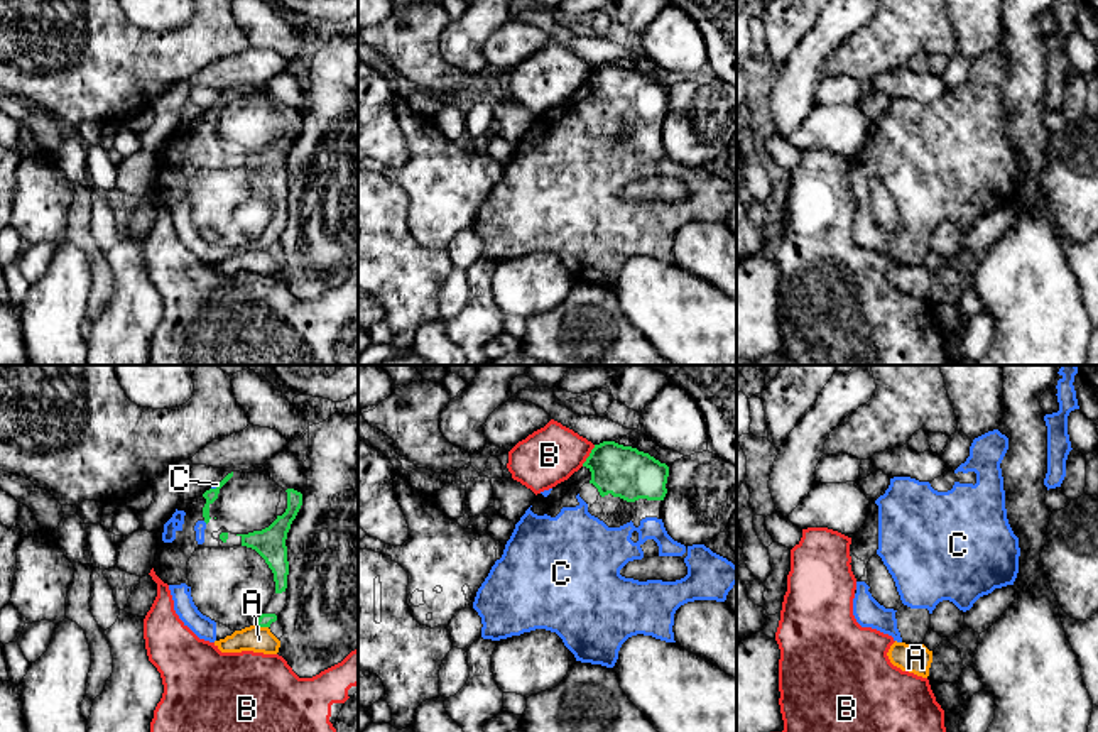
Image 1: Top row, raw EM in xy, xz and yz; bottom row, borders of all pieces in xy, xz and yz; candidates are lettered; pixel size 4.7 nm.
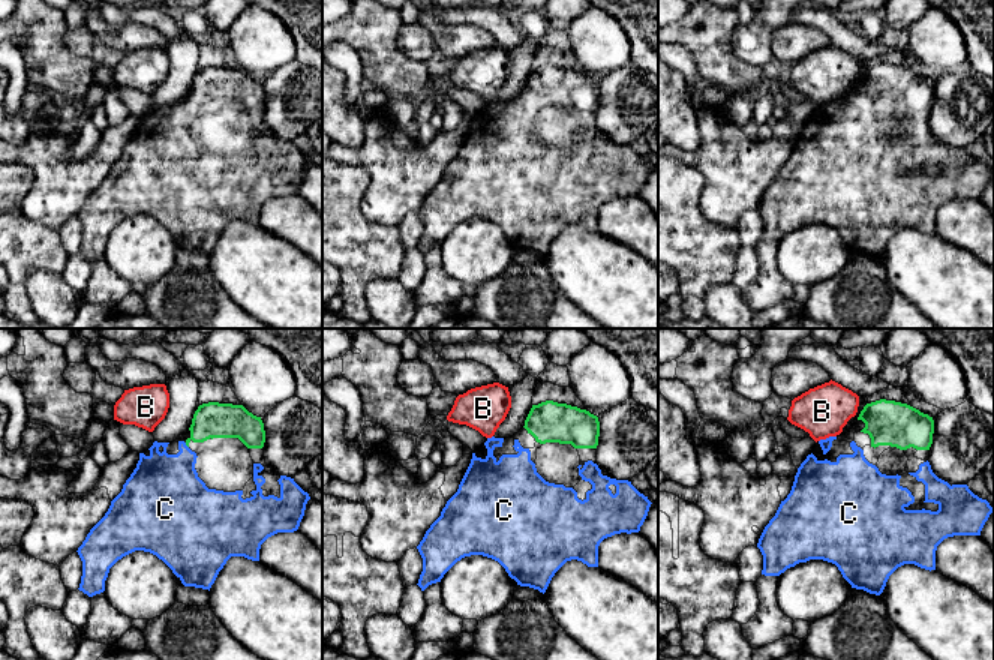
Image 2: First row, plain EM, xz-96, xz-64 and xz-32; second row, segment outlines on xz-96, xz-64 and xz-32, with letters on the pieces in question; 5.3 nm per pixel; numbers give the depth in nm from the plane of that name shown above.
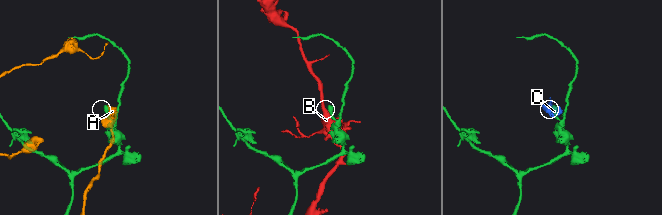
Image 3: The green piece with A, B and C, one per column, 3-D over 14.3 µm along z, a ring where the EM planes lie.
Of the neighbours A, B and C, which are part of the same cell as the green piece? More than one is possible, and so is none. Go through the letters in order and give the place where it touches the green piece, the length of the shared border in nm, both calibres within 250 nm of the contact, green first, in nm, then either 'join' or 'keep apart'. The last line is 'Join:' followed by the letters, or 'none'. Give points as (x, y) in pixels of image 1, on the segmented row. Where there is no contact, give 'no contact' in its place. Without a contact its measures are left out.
A: meets green in xy at (262, 626); contact 70 nm long; 60 nm thick on the green side, 130 nm on the other; keep apart
B: meets green in xz at (590, 455); contact 120 nm long; 240 nm thick on the green side, 280 nm on the other; keep apart
C: meets green in xy at (217, 487); contact 50 nm long; 60 nm thick on the green side, 20 nm on the other; join
Join: C

